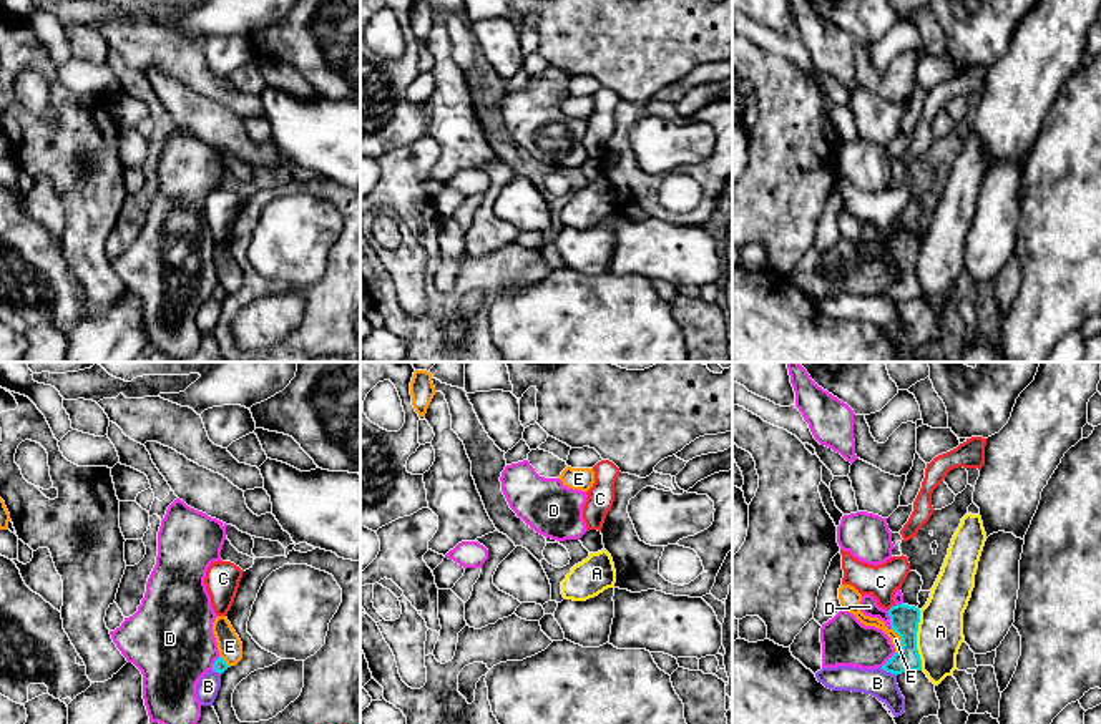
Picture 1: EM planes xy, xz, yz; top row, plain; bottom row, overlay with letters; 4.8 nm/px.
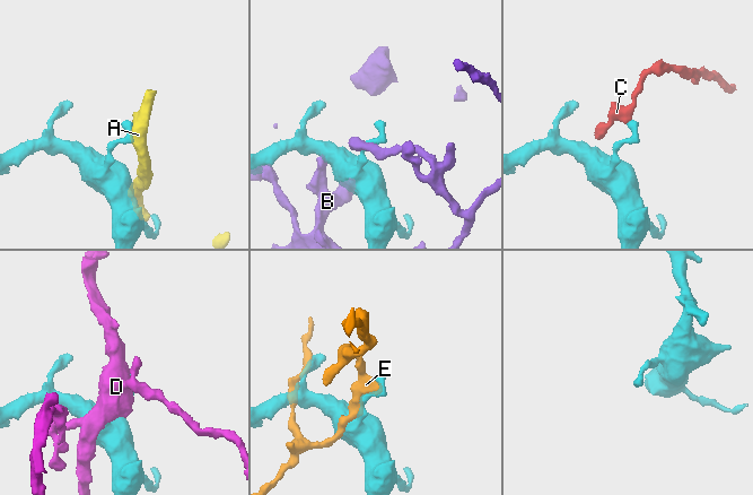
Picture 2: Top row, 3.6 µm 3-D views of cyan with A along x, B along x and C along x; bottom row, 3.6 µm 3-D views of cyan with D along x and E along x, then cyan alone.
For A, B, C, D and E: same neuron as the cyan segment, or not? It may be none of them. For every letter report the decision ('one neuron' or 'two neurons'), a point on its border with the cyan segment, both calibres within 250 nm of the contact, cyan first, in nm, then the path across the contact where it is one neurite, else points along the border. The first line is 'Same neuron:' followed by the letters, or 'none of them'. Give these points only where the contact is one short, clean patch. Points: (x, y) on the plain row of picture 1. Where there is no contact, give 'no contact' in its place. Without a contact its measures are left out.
Same neuron: none of them
A: two neurons; meets cyan in yz at (915, 268); 140 nm thick on the cyan side, 220 nm on the other
B: two neurons; meets cyan in yz at (889, 299); 130 nm thick on the cyan side, 140 nm on the other
C: two neurons; meets cyan in yz at (892, 234); 140 nm thick on the cyan side, 160 nm on the other; border along yz (894, 233), (887, 238)
D: two neurons; meets cyan in yz at (890, 248); 140 nm thick on the cyan side, 90 nm on the other
E: two neurons; meets cyan in yz at (902, 269); 140 nm thick on the cyan side, 50 nm on the other

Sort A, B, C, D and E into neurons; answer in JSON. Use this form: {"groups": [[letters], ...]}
{"groups": [["A"], ["B"], ["C"], ["D"], ["E"]]}

